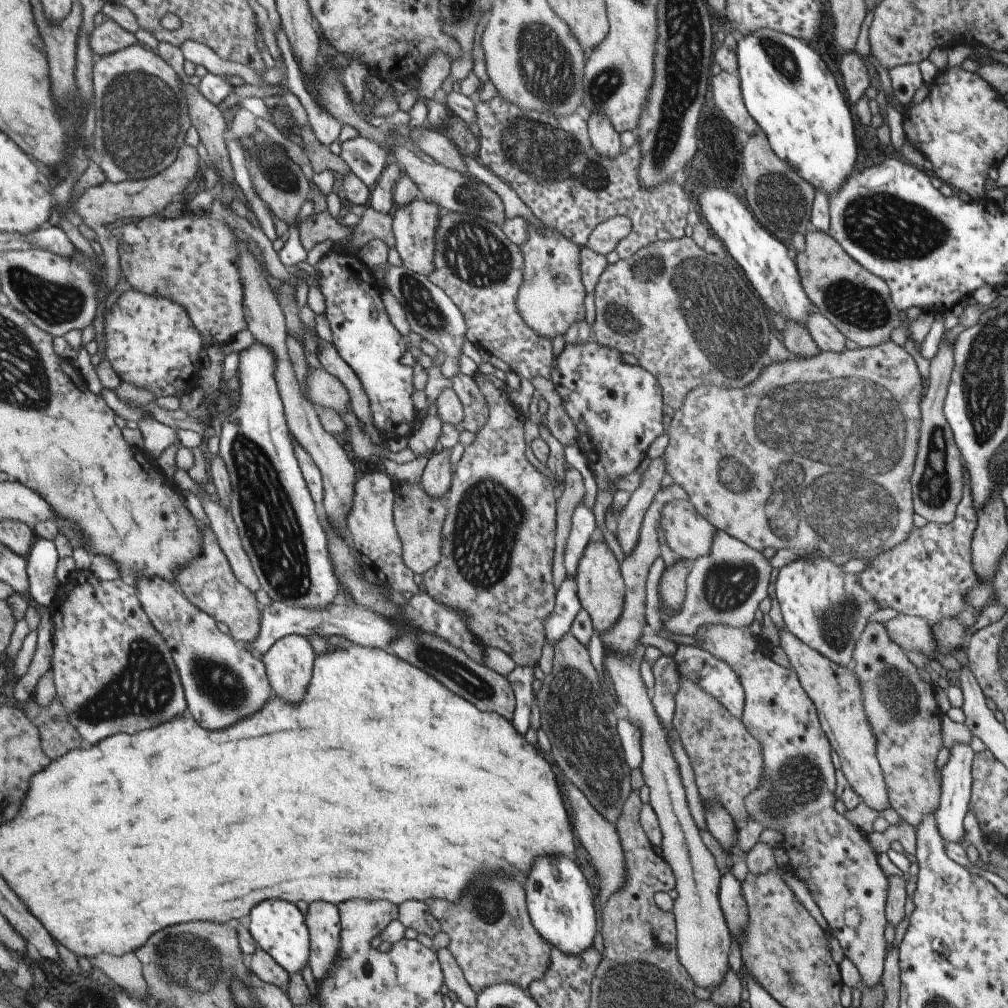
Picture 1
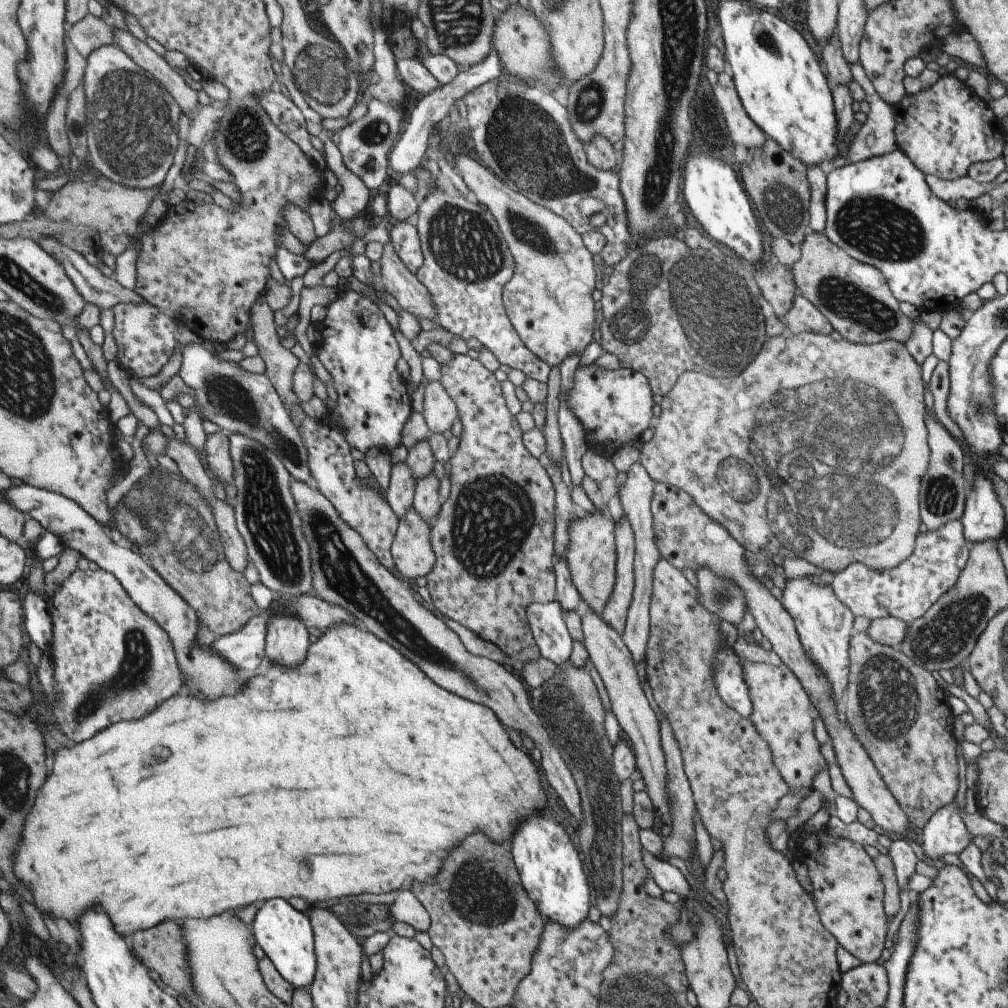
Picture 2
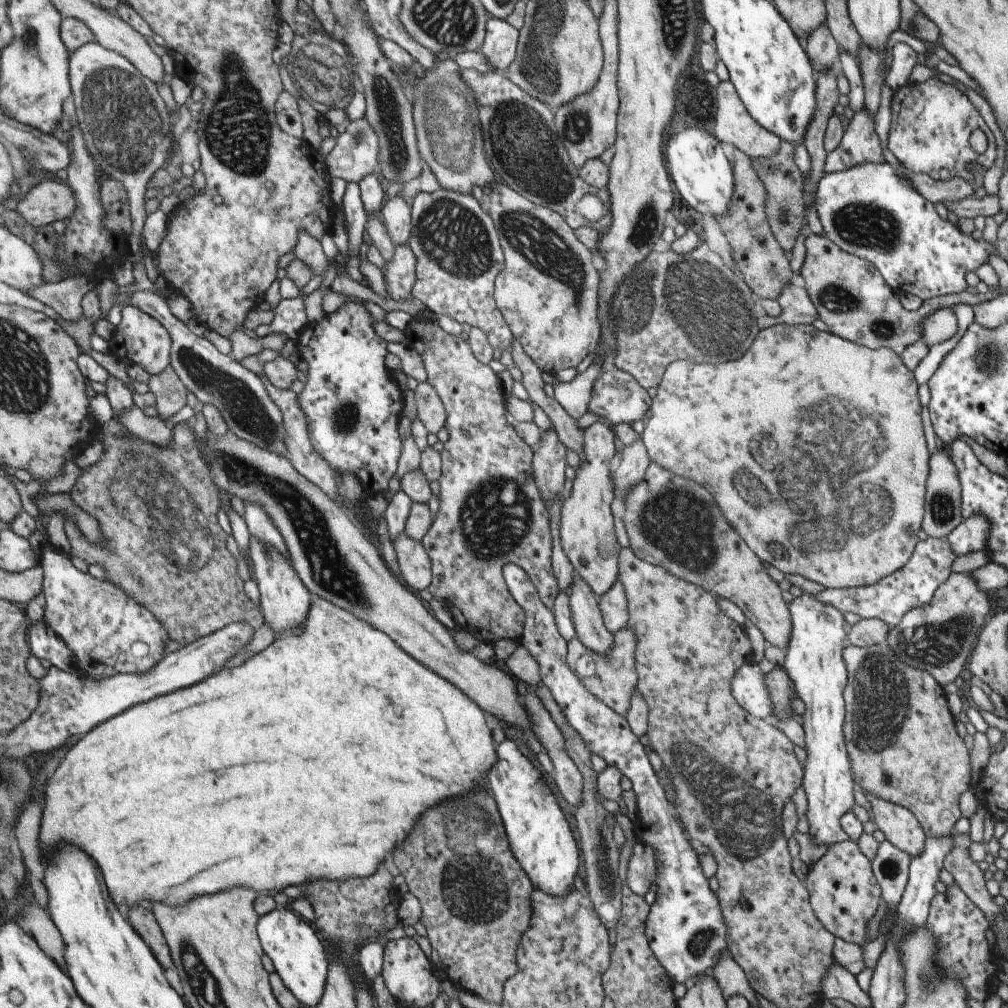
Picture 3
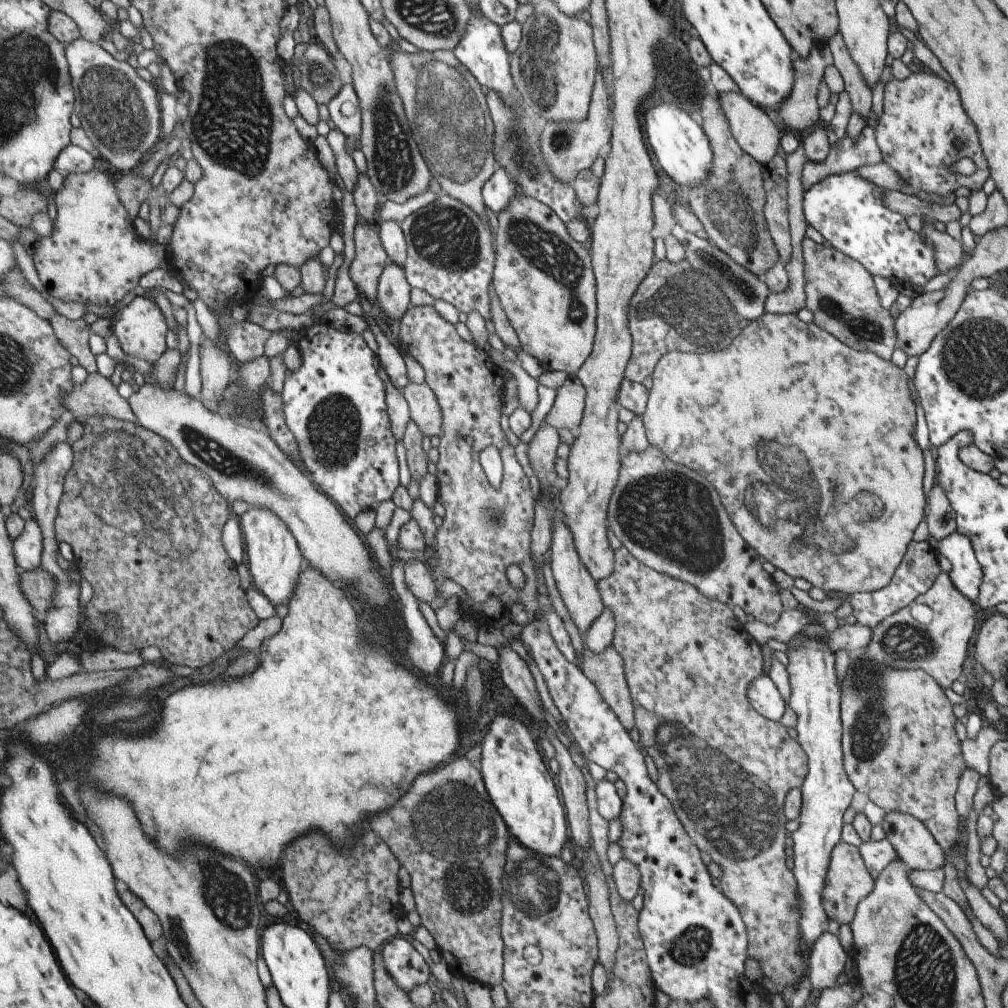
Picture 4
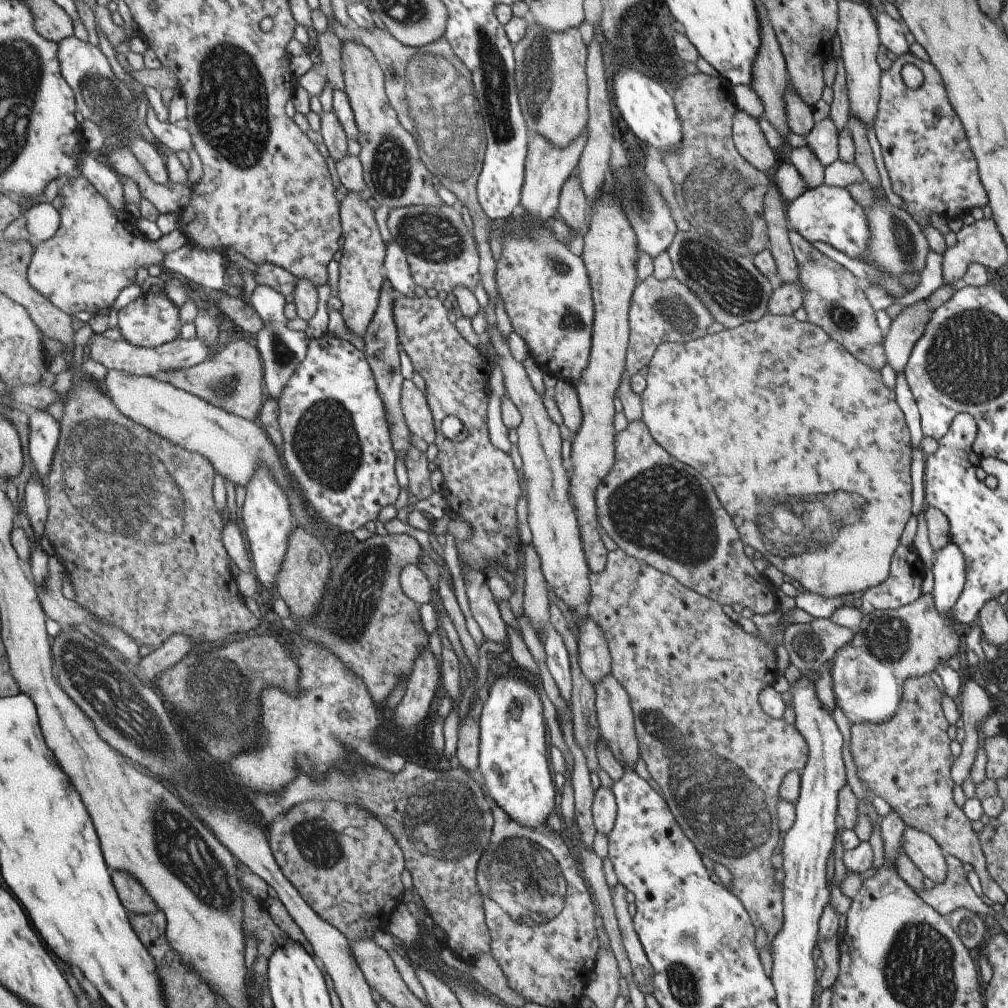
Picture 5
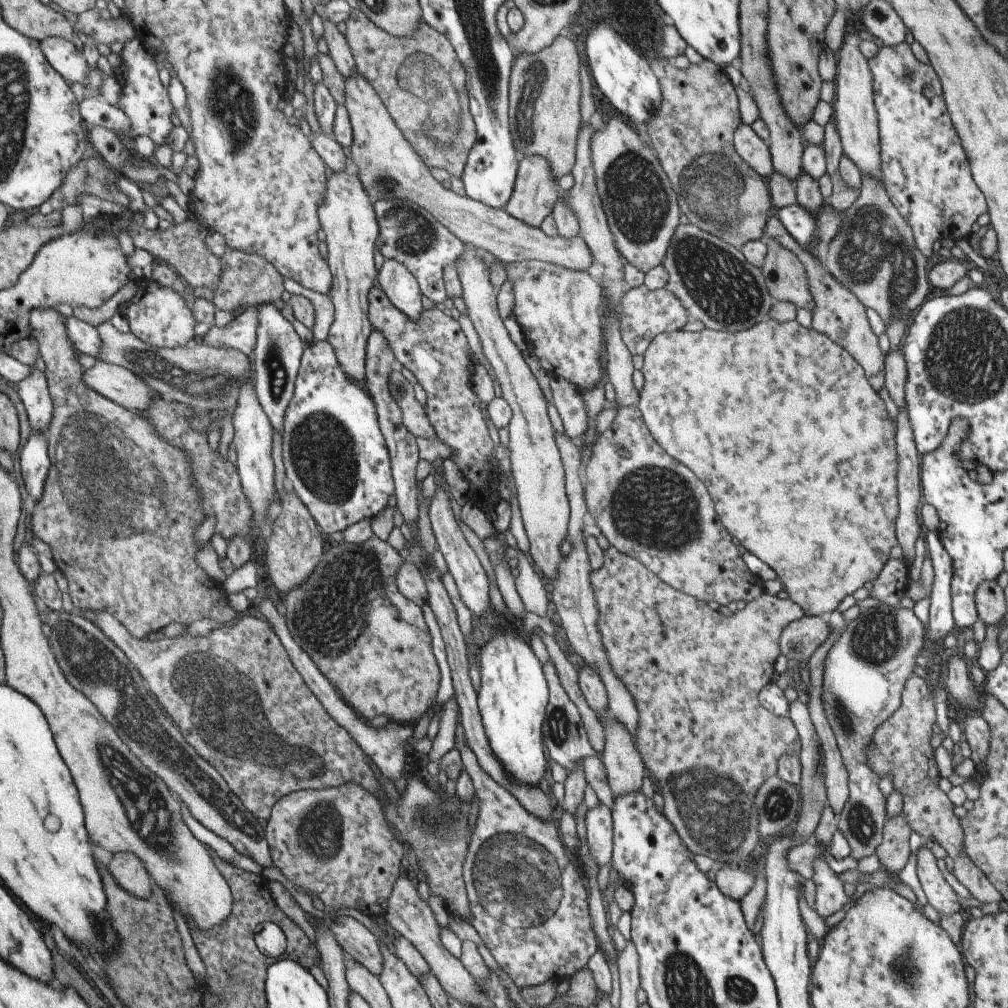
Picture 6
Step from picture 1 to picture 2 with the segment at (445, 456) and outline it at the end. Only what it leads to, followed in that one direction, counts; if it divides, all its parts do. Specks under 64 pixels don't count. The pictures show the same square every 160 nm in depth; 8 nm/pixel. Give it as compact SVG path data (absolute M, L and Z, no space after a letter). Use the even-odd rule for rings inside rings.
M432 470L418 478L414 488L412 508L427 522L433 522L440 509L437 488L439 488L439 481Z

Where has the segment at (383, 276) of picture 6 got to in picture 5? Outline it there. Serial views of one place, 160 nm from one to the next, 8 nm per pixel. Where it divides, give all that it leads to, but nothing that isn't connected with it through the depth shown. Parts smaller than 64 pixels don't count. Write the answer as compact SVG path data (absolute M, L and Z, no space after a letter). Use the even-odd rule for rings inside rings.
M389 242L384 247L384 260L382 270L384 279L389 282L389 286L393 290L403 294L405 298L413 298L415 284L411 279L405 254L399 248L397 242Z

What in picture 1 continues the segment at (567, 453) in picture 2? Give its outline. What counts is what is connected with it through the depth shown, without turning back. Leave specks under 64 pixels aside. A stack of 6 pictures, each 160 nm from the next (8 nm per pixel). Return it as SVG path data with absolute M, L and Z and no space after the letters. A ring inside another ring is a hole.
M579 502L570 516L570 531L564 548L563 564L566 577L574 576L577 563L588 545L589 536L593 530L595 530L593 513Z

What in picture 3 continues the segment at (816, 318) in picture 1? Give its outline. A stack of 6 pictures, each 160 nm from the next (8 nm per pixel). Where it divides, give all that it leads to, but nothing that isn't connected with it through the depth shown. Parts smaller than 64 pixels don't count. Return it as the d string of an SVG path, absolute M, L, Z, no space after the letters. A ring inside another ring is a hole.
M790 283L782 290L776 301L780 306L779 314L777 316L765 314L756 318L758 330L782 323L786 325L811 325L811 322L818 318L817 311L811 304L804 287Z

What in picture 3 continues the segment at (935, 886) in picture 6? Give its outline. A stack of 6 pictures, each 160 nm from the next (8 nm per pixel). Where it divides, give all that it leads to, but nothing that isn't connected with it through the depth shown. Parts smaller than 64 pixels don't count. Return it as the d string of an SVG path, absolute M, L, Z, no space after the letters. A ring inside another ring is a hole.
M862 793L869 801L870 816L873 816L875 826L883 833L885 840L911 857L918 855L923 848L925 834L914 814L888 800Z

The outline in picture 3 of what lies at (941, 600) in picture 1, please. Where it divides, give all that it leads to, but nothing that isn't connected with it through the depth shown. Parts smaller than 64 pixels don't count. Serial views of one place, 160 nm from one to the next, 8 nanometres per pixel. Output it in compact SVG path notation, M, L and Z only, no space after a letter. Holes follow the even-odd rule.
M927 537L923 541L916 542L912 555L902 567L886 577L880 578L877 582L840 589L828 587L811 596L822 603L831 605L841 614L853 613L861 619L877 619L892 627L901 620L907 611L930 602L935 589L943 584L950 575L951 562L955 557L945 537L938 539Z

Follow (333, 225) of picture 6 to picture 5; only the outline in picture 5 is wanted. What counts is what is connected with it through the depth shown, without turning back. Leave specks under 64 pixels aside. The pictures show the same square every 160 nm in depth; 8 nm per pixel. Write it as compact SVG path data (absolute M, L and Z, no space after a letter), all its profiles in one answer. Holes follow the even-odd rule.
M347 192L337 203L343 247L339 256L339 278L336 296L341 302L339 314L350 333L363 338L378 304L380 286L384 280L382 270L384 245L374 220L374 212L368 207L365 194Z

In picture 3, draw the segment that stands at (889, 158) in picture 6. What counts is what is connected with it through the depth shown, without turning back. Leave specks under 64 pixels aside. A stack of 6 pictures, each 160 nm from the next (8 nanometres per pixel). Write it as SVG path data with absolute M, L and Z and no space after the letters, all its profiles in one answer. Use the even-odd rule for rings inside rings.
M943 77L928 78L921 83L909 82L907 85L899 87L893 92L890 99L890 114L887 148L893 153L902 168L909 173L927 174L928 177L938 181L944 181L953 176L969 181L973 178L973 174L965 170L965 164L974 162L988 169L996 157L996 144L990 128L969 99L965 97L961 88ZM973 130L981 130L986 136L987 147L981 154L974 152L969 146L969 134Z

